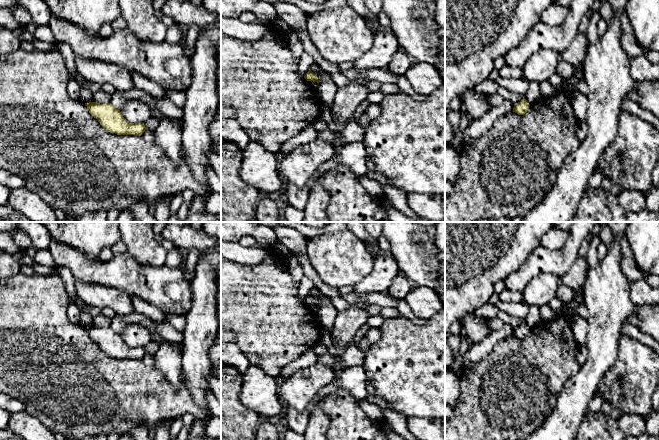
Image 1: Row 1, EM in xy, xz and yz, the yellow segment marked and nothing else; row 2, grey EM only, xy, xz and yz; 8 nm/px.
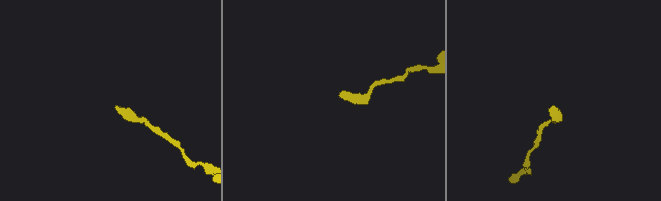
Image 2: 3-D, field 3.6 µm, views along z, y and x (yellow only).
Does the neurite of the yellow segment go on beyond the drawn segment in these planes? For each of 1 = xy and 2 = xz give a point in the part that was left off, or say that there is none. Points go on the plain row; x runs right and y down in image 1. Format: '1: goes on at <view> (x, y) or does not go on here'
1: does not go on here
2: does not go on here

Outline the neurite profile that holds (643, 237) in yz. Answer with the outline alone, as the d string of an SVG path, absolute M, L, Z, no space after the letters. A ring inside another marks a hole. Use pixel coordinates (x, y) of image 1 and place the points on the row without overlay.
M628 222L625 237L632 249L635 264L645 275L659 259L659 222Z

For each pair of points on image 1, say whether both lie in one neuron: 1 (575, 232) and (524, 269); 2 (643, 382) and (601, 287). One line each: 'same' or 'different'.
1: same
2: different

